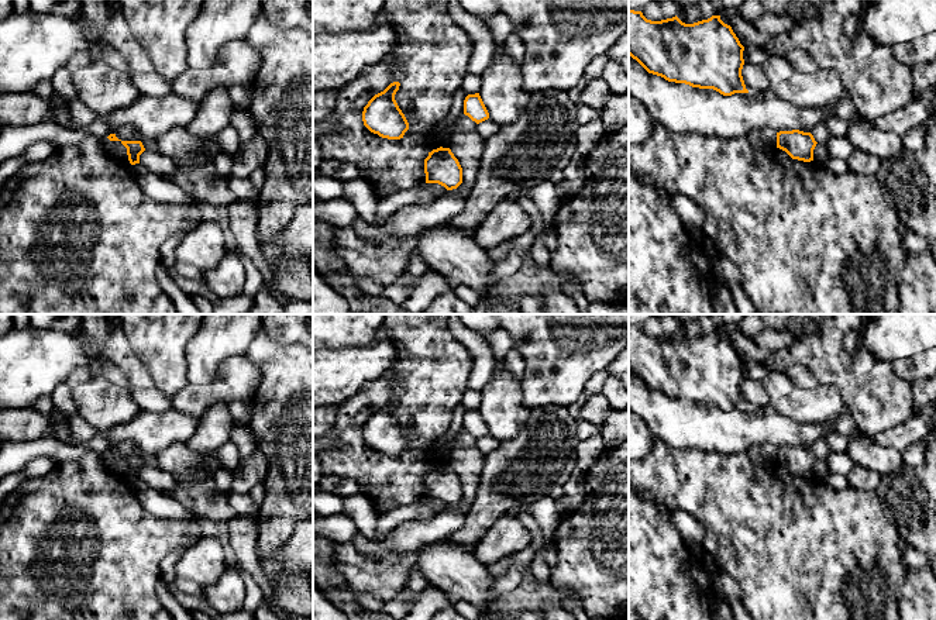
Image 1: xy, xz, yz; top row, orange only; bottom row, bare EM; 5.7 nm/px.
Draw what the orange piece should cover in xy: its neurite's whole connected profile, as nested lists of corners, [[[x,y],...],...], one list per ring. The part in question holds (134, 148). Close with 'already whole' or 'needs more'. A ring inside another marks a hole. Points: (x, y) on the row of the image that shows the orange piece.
[[[121,141],[127,148],[128,161],[131,165],[140,163],[140,155],[145,151],[141,141]]]; already whole

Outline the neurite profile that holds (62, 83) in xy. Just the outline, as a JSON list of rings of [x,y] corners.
[[[82,51],[76,54],[65,66],[62,66],[51,80],[54,92],[65,94],[66,97],[76,97],[72,76],[76,69],[86,66],[92,61],[93,55],[93,51]]]

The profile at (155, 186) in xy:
[[[141,163],[131,165],[133,173],[141,190],[151,199],[162,203],[185,204],[190,197],[175,183],[166,180],[142,166]]]

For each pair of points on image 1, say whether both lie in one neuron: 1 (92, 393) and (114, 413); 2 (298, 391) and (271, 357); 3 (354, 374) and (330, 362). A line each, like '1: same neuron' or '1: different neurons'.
1: same neuron
2: same neuron
3: same neuron

